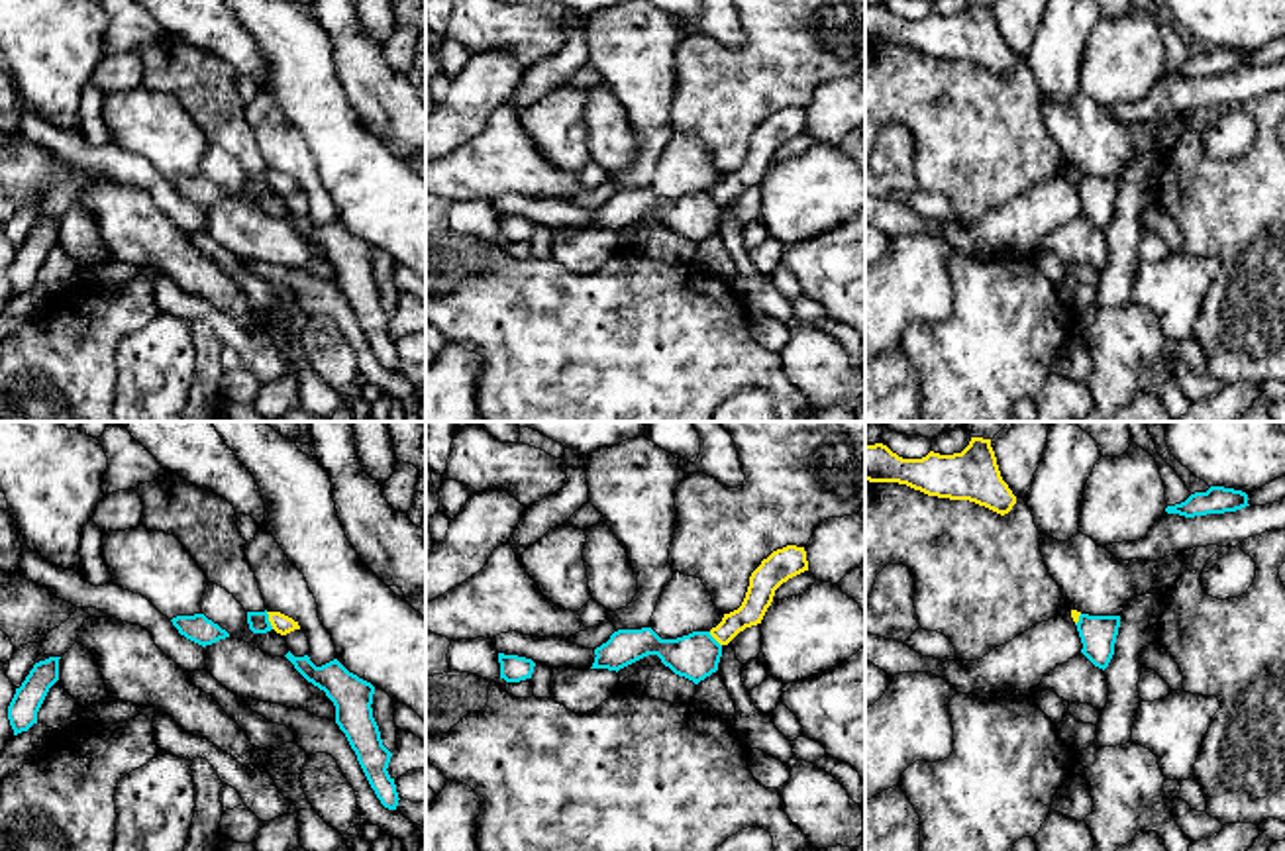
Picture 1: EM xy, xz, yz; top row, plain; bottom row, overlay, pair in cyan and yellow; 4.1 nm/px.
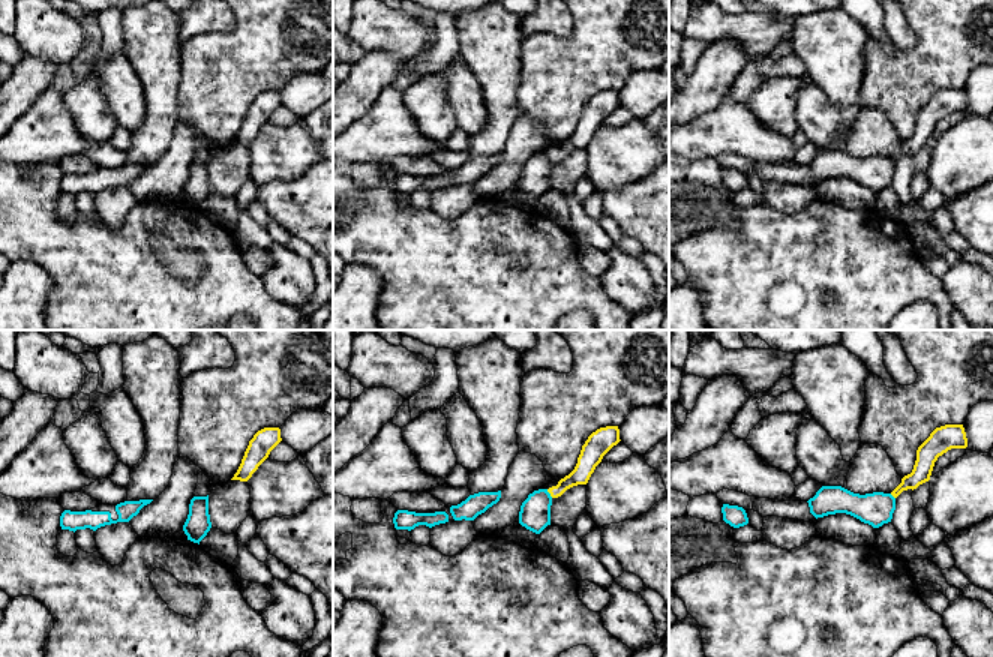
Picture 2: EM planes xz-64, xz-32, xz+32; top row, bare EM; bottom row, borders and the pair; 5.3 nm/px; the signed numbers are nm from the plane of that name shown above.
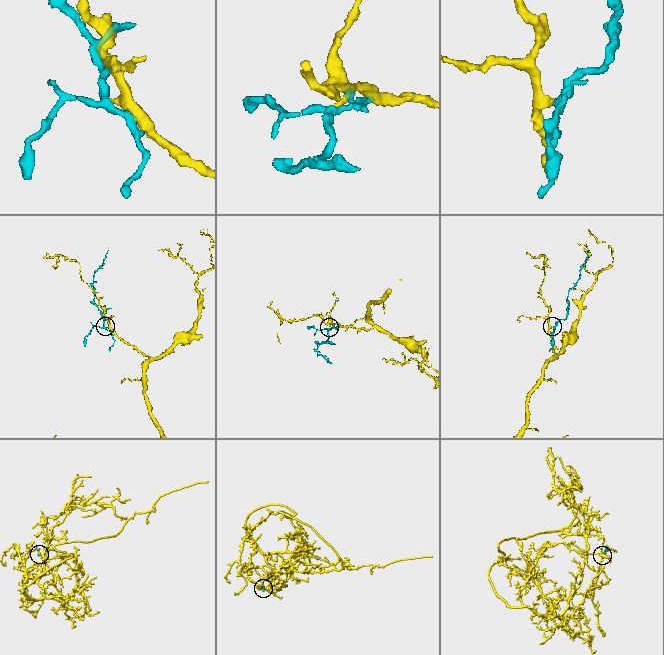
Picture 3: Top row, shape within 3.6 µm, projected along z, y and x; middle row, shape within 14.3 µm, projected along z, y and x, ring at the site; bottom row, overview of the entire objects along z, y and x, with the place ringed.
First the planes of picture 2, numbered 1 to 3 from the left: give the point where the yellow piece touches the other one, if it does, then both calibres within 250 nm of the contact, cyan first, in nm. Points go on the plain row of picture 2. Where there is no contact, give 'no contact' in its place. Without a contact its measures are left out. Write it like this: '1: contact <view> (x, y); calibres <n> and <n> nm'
1: no contact
2: contact xz-32 (549, 158); calibres 170 and 100 nm
3: contact xz+32 (893, 161); calibres 180 and 100 nm

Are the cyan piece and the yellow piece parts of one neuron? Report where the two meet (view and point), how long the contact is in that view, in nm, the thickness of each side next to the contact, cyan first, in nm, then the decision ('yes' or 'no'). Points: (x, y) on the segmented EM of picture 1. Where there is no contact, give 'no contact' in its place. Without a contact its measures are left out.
meets cyan in xy at (267, 620); contact 80 nm long; 80 nm thick on the cyan side, 80 nm on the other; no

